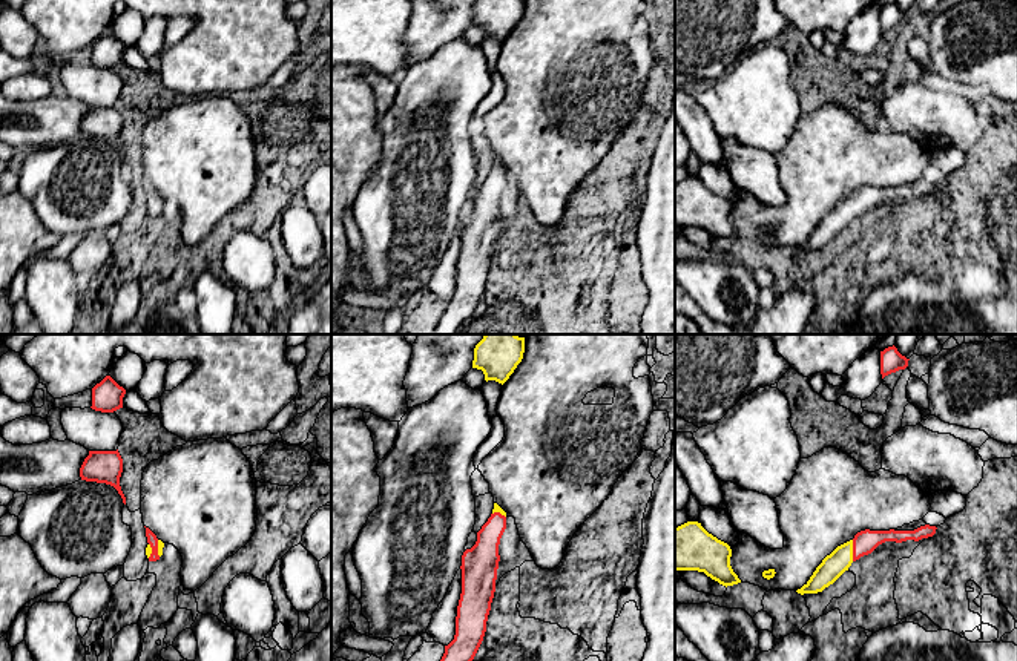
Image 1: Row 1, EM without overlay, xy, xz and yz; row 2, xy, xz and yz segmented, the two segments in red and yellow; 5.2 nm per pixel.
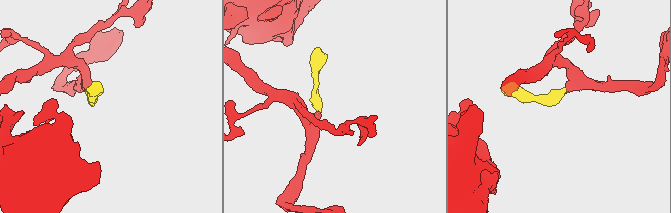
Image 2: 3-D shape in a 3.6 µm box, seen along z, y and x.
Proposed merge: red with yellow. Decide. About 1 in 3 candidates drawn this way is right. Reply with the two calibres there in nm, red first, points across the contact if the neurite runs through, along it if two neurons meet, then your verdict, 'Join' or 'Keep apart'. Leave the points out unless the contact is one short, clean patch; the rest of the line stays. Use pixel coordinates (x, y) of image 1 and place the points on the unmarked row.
Thickness 120 nm (red) against 120 nm. Path across: yz (865, 198), (853, 207), (839, 217). Join

